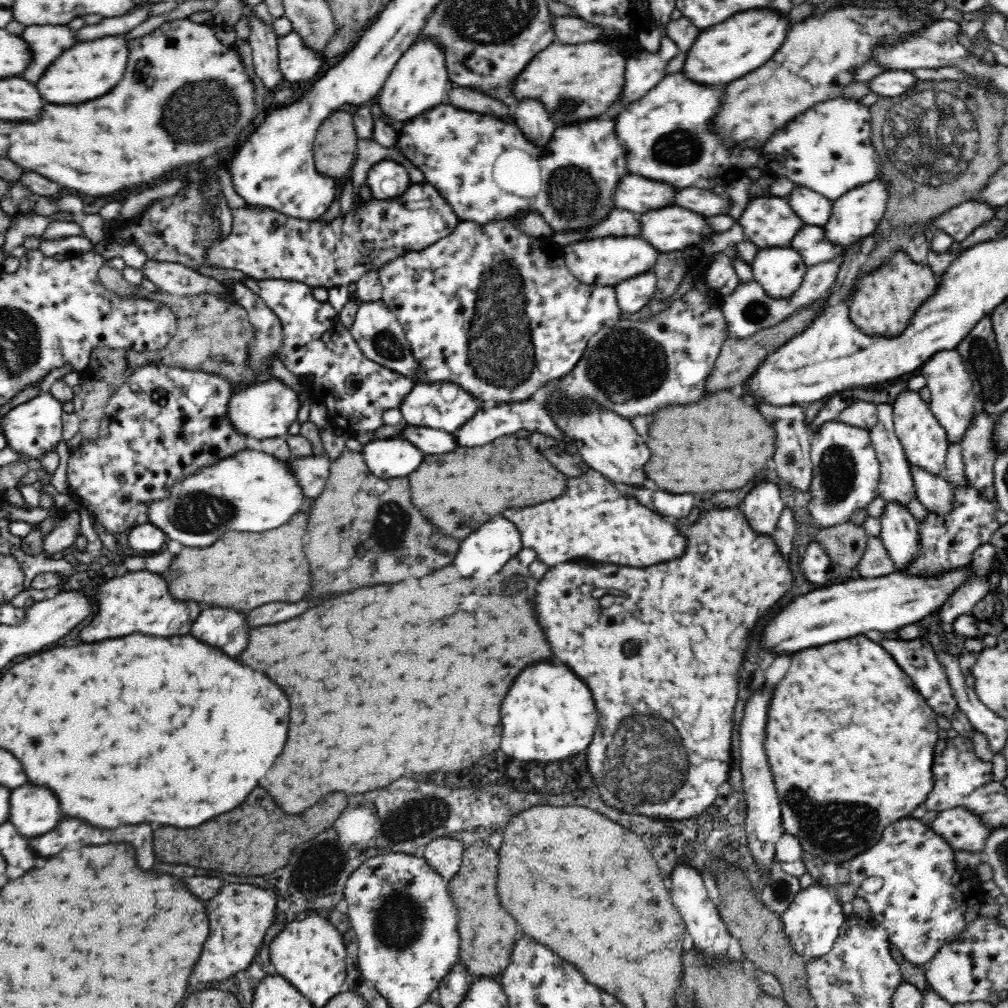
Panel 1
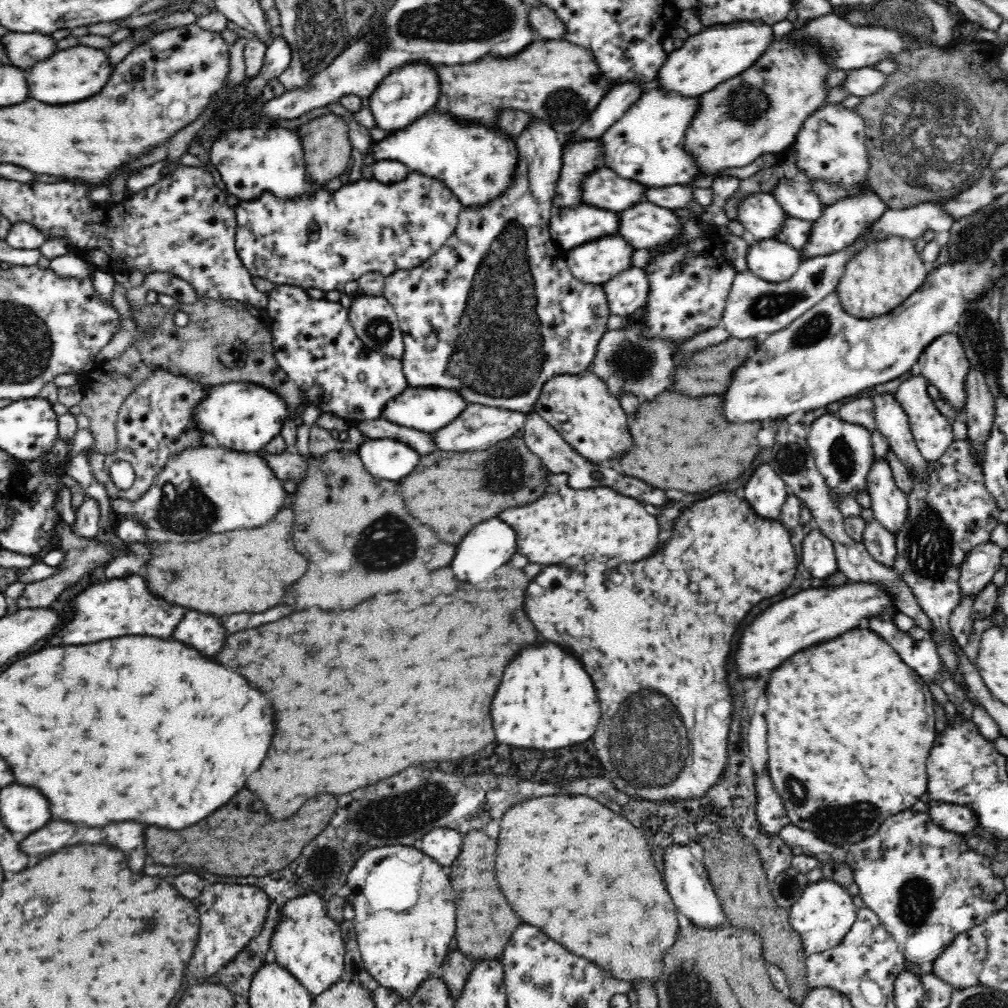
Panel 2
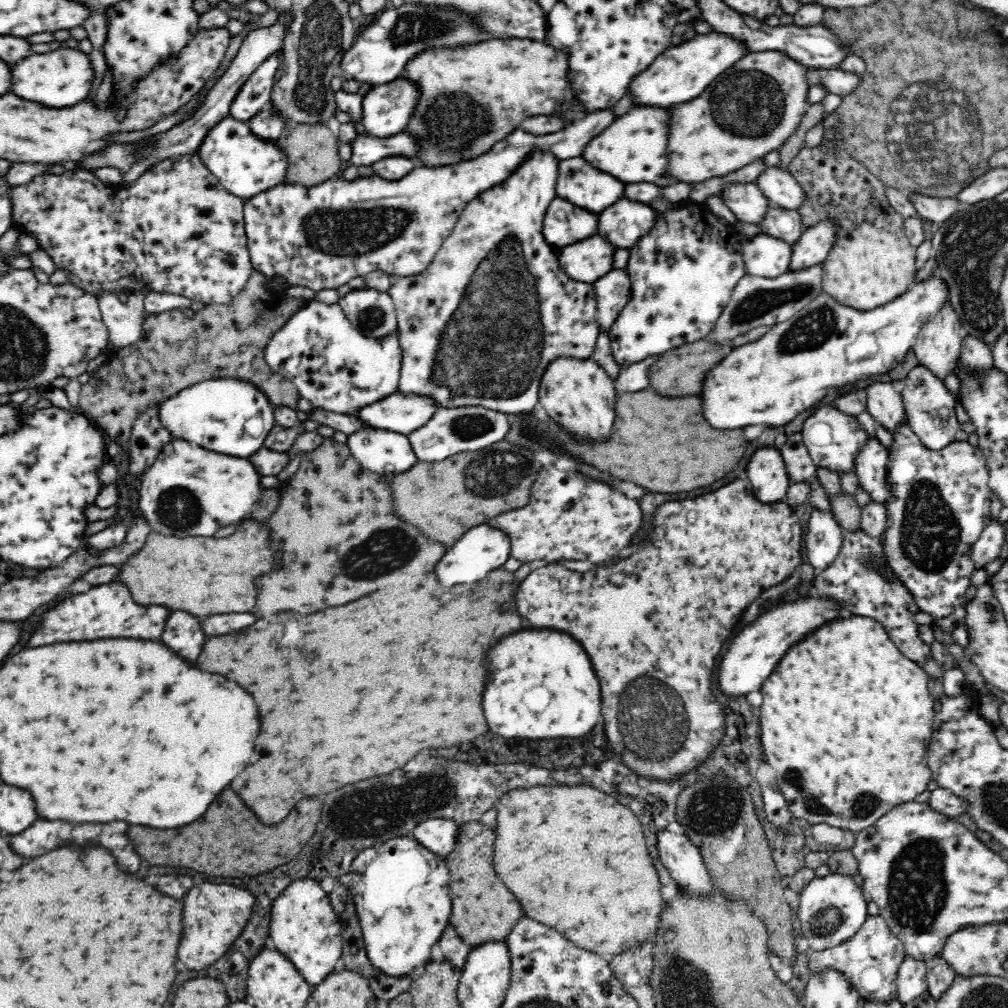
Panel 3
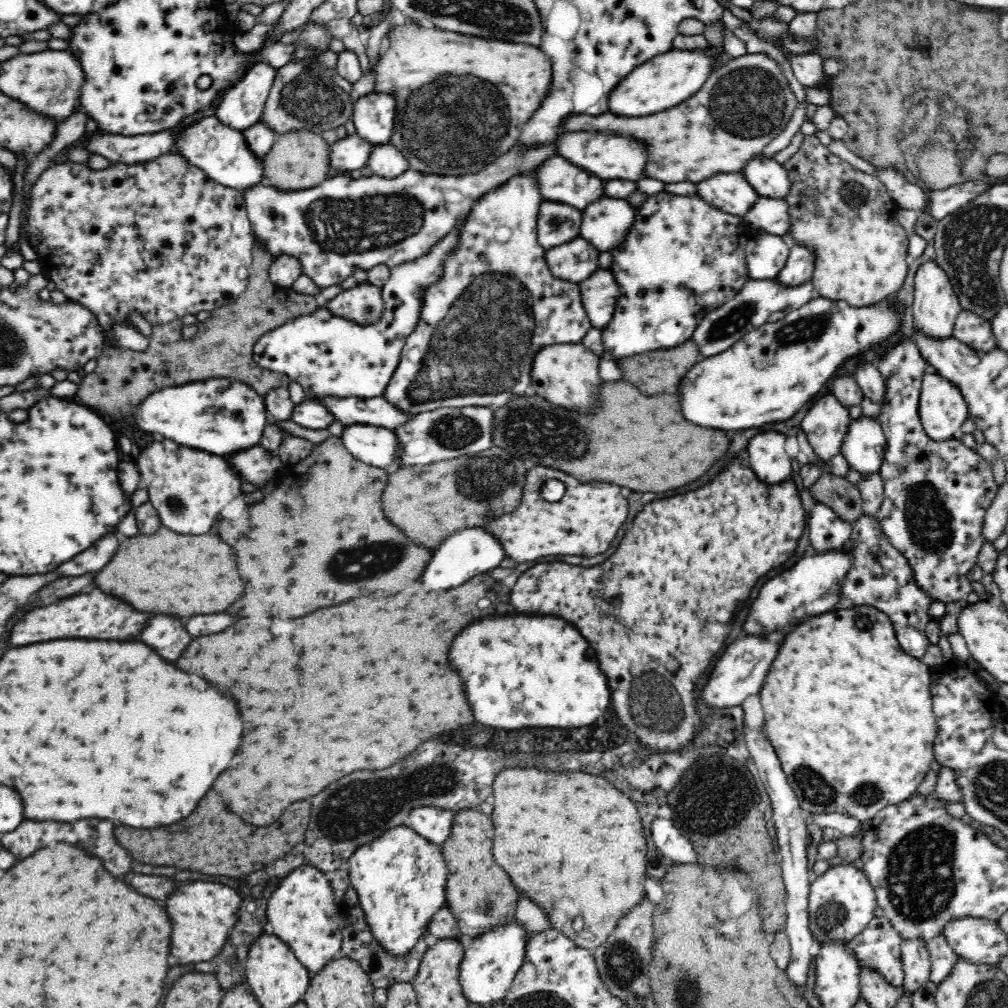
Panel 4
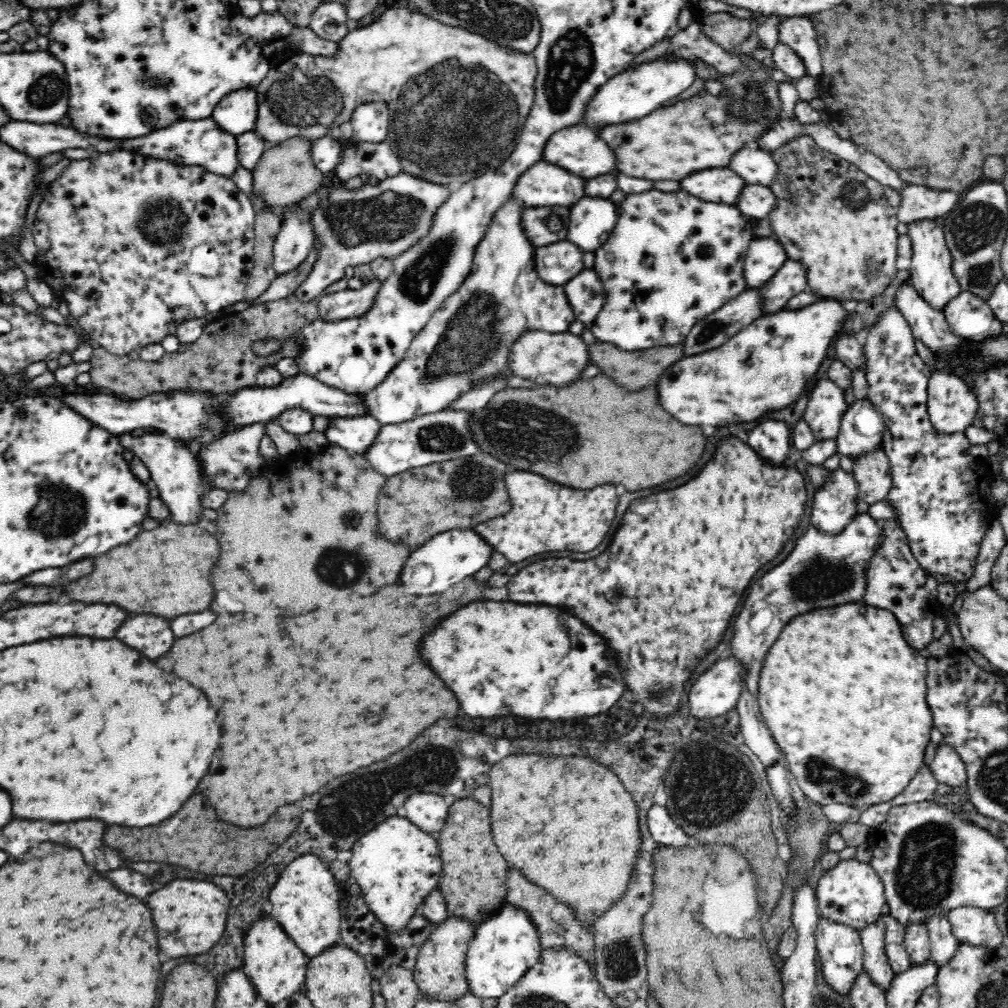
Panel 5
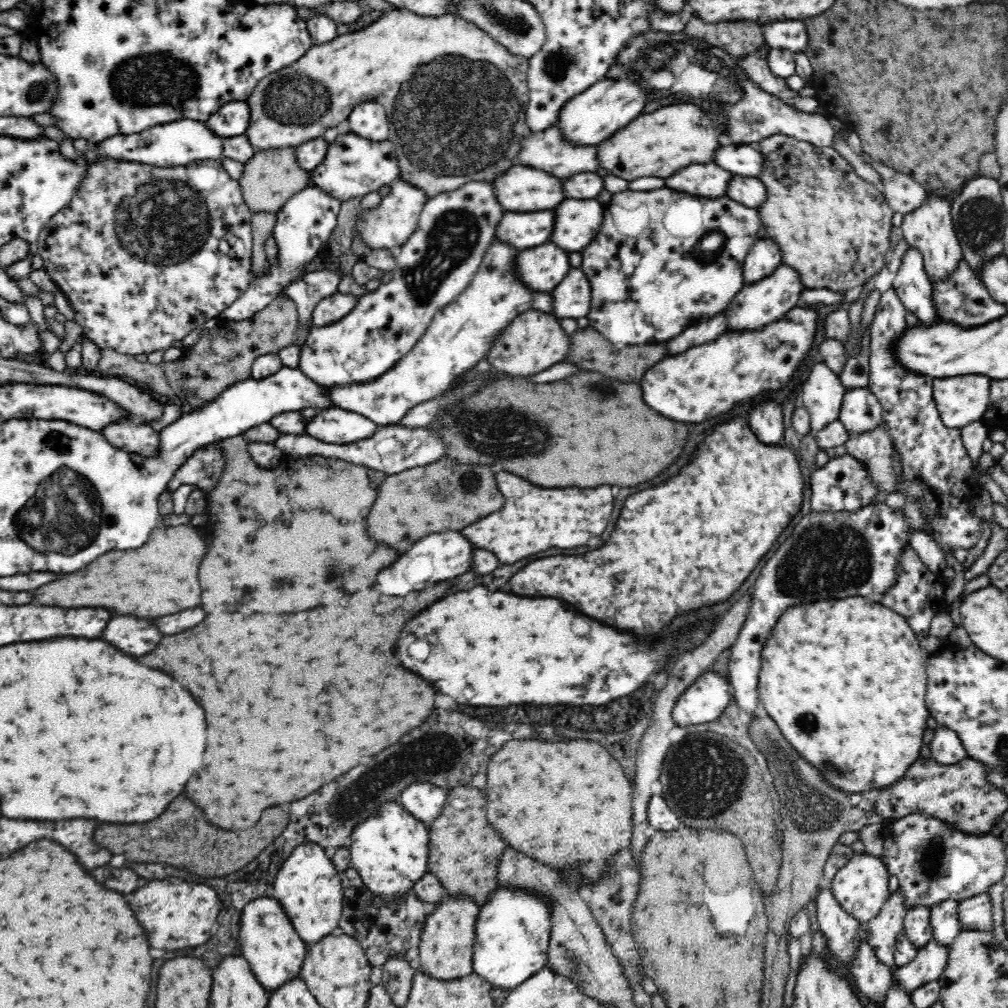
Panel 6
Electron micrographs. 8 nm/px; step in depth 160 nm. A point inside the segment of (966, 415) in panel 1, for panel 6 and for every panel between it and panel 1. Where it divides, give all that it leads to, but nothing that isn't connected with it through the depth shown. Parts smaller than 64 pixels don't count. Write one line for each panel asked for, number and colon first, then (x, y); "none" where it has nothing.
2: (944, 363)
3: (938, 348)
4: (935, 307)
5: (931, 275)
6: (928, 229)

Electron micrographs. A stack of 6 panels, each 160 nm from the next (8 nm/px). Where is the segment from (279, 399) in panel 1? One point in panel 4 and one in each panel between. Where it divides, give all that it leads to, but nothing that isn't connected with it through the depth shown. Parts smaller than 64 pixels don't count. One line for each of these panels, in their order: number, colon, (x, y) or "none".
2: (243, 416)
3: (230, 416)
4: (223, 416)

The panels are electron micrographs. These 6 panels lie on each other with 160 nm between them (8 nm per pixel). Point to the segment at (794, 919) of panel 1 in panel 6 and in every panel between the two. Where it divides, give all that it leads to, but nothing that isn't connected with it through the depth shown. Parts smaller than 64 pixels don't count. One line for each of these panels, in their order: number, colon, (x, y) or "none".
2: (824, 913)
3: (831, 909)
4: (841, 902)
5: (851, 893)
6: (861, 886)

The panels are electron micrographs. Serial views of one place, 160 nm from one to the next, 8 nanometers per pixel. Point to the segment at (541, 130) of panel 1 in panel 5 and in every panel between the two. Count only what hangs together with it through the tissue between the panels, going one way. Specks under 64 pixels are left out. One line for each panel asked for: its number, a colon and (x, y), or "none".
2: (495, 312)
3: (495, 266)
4: (497, 304)
5: (467, 341)

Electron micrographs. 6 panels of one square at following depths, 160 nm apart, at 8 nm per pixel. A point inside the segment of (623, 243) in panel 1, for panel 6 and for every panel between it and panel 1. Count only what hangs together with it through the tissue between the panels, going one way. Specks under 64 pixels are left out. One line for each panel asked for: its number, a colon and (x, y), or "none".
2: (596, 262)
3: (589, 259)
4: (574, 261)
5: (557, 263)
6: (543, 267)

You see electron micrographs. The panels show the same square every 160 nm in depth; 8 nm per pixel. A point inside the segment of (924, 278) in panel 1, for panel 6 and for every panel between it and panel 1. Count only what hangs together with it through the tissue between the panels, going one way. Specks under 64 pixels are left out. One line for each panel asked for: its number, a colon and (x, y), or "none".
2: (884, 273)
3: (872, 262)
4: (846, 215)
5: (835, 219)
6: (834, 227)

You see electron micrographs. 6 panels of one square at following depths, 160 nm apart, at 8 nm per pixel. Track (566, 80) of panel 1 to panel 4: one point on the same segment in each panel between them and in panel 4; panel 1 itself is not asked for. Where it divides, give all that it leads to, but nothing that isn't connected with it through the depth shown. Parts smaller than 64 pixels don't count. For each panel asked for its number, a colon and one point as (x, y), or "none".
2: (539, 80)
3: (480, 93)
4: (461, 101)

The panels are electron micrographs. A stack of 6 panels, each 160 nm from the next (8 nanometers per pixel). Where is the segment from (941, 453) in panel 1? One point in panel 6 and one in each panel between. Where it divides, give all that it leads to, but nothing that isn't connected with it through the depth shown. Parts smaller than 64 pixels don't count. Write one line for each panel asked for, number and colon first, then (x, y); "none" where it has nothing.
2: (932, 431)
3: (929, 407)
4: (942, 410)
5: (951, 406)
6: (960, 400)

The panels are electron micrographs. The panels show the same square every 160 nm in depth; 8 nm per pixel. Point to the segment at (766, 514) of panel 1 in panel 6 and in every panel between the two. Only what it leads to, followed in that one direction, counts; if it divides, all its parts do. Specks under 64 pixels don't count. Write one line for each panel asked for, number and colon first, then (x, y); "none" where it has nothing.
2: (766, 492)
3: (767, 472)
4: (768, 459)
5: (771, 440)
6: (766, 420)

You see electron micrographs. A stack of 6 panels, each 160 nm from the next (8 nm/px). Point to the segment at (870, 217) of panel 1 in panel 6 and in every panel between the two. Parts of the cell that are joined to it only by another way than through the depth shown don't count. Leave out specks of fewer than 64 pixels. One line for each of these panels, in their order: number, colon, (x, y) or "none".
2: (841, 224)
3: (816, 242)
4: (800, 265)
5: (790, 279)
6: (765, 301)

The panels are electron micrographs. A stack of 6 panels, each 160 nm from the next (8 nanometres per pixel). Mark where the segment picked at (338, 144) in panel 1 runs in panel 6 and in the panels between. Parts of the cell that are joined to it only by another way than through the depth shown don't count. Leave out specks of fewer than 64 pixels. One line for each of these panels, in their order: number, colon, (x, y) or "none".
2: (327, 148)
3: (312, 149)
4: (298, 160)
5: (286, 174)
6: (269, 179)

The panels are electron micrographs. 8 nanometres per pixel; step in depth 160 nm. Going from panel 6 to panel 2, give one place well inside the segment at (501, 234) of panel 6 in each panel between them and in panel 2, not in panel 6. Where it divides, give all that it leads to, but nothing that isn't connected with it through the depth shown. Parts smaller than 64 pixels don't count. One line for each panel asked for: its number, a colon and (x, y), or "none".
2: (569, 228)
3: (564, 223)
4: (557, 223)
5: (534, 218)

